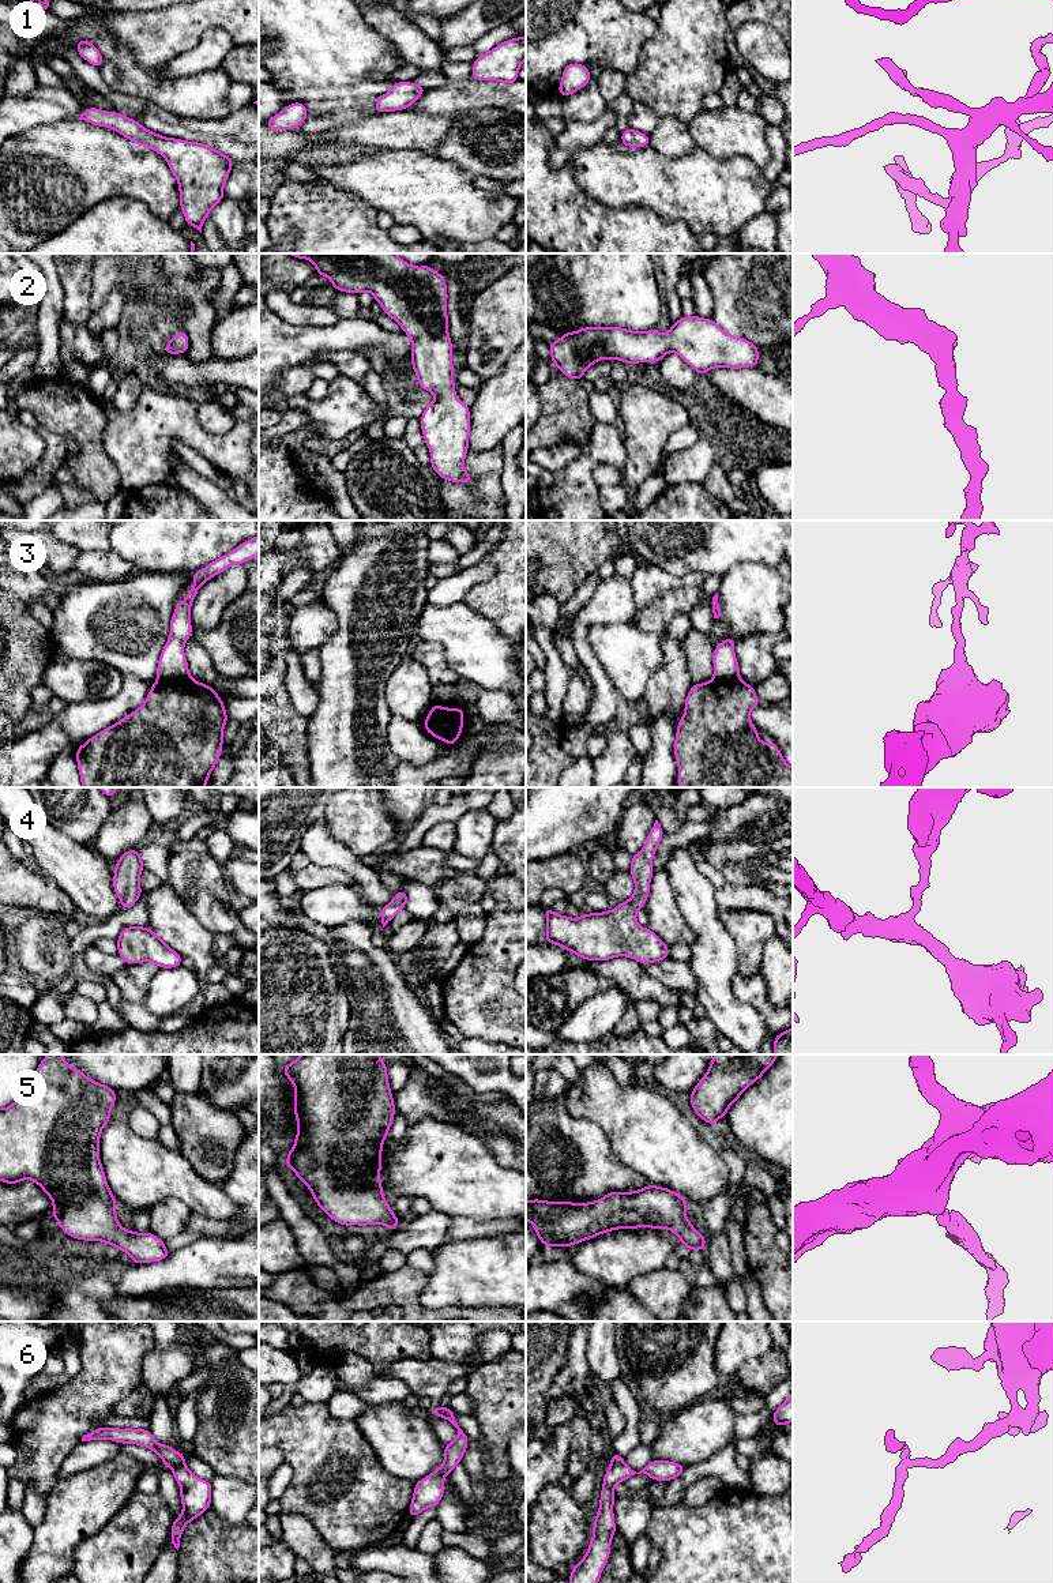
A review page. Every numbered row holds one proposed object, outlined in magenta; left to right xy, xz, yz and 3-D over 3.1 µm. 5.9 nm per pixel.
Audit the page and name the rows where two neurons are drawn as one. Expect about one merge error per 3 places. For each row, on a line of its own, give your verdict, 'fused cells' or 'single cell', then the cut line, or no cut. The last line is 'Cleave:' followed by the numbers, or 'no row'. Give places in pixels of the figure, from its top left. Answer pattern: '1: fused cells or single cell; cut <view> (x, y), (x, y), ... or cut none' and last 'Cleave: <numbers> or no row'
1: single cell; cut none
2: single cell; cut none
3: fused cells; cut xy (188, 675), (180, 679), (158, 680)
4: single cell; cut none
5: single cell; cut none
6: fused cells; cut xy (183, 1462), (170, 1467)
Cleave: 3, 6

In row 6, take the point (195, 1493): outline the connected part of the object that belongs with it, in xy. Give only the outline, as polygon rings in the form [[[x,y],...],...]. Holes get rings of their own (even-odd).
[[[184,1463],[170,1469],[174,1479],[181,1486],[183,1514],[174,1519],[170,1527],[172,1543],[178,1550],[185,1526],[211,1507],[211,1482],[196,1477]]]

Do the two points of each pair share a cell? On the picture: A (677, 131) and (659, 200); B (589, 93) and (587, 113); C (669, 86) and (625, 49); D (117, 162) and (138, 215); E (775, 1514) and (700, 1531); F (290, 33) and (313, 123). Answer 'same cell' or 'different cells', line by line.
A: different cells
B: same cell
C: different cells
D: different cells
E: same cell
F: same cell

